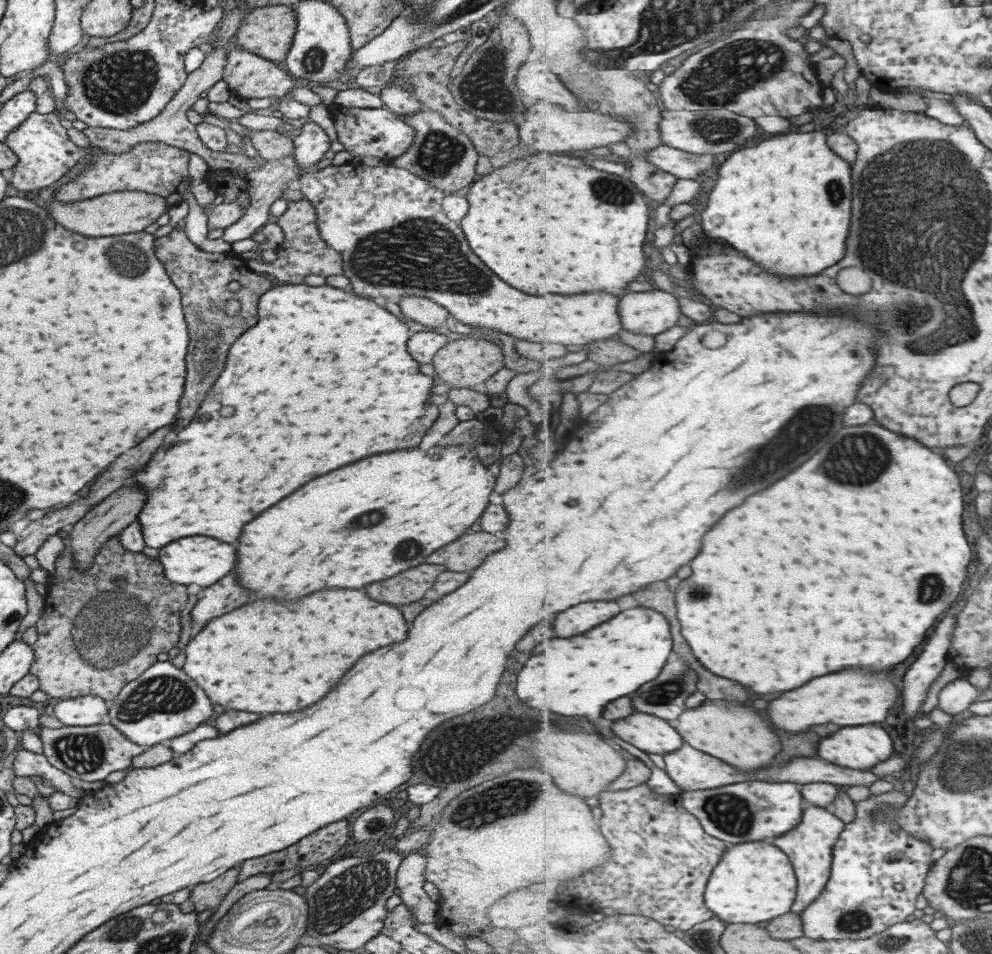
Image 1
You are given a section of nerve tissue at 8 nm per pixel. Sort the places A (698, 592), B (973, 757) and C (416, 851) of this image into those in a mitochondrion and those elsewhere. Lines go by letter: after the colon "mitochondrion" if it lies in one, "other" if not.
A: mitochondrion
B: mitochondrion
C: other

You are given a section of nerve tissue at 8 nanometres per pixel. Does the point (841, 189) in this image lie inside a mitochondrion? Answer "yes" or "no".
yes

